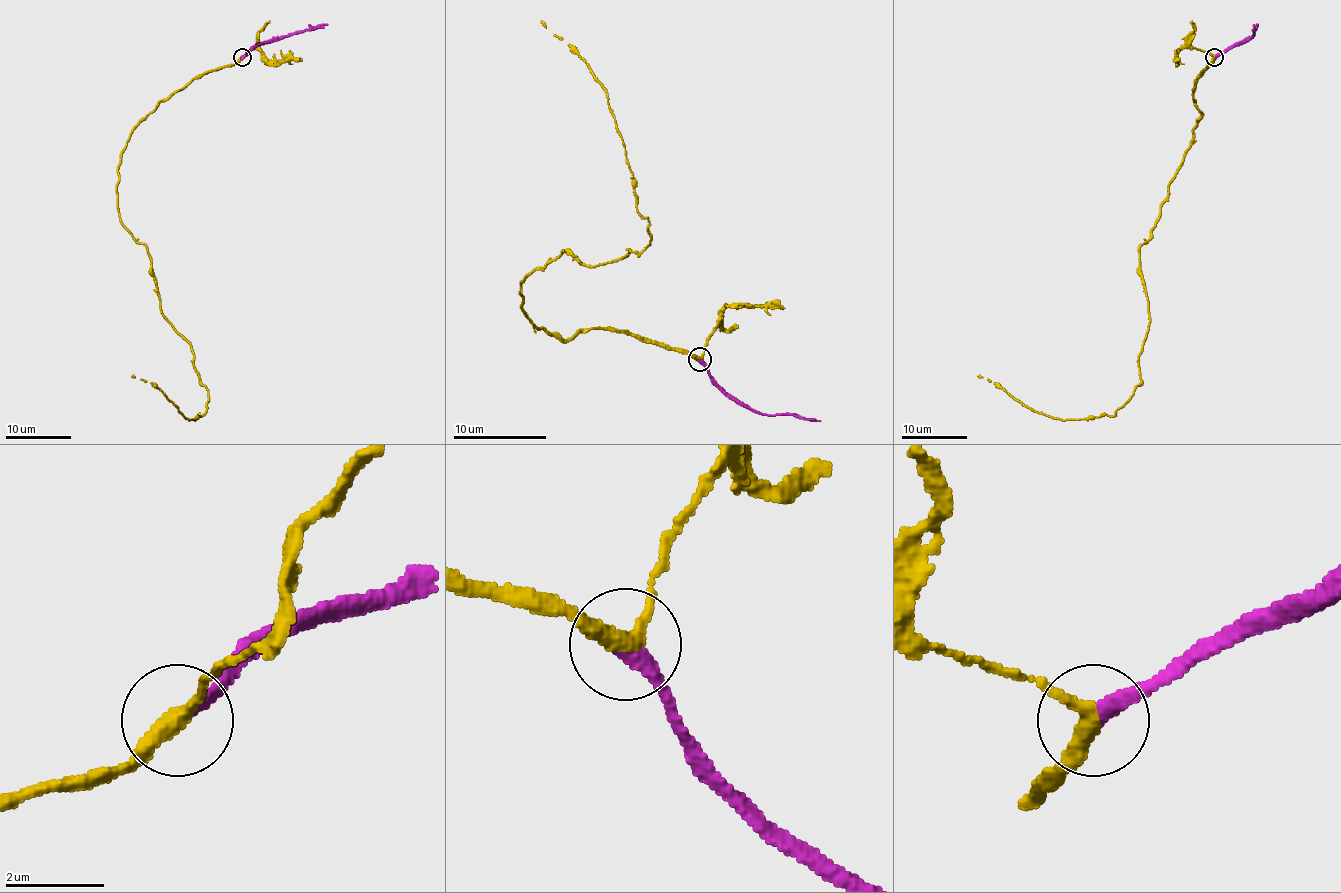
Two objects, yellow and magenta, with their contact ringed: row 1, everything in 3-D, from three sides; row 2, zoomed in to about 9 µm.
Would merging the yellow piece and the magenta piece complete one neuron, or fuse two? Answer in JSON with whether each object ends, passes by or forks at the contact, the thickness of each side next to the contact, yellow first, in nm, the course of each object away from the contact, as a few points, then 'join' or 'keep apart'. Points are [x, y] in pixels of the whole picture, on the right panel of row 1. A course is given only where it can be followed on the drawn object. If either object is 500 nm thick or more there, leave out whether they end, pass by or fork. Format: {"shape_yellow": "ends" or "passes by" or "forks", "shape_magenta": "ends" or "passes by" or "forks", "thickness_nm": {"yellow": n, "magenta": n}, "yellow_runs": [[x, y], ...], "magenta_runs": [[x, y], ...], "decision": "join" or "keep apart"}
{"shape_yellow": "passes by", "shape_magenta": "ends", "thickness_nm": {"yellow": 320, "magenta": 300}, "yellow_runs": [[1214, 58], [1193, 90], [1193, 139], [1139, 248], [1149, 330], [1133, 395], [1113, 416], [1058, 419], [978, 375]], "magenta_runs": [[1216, 58], [1252, 36], [1258, 23]], "decision": "join"}

